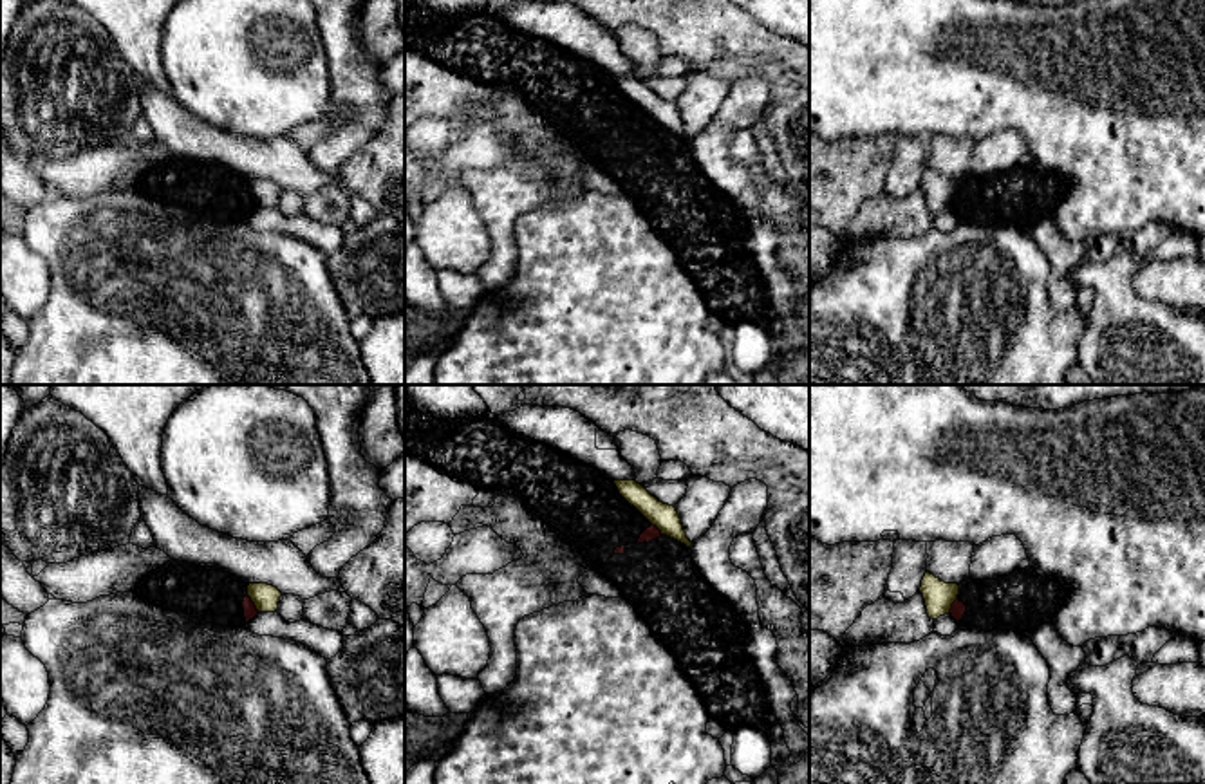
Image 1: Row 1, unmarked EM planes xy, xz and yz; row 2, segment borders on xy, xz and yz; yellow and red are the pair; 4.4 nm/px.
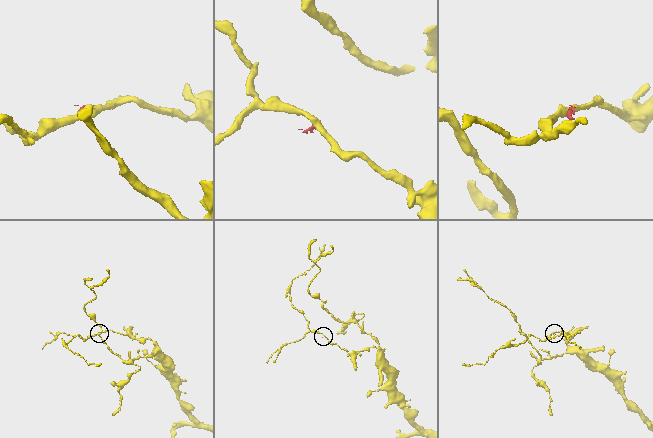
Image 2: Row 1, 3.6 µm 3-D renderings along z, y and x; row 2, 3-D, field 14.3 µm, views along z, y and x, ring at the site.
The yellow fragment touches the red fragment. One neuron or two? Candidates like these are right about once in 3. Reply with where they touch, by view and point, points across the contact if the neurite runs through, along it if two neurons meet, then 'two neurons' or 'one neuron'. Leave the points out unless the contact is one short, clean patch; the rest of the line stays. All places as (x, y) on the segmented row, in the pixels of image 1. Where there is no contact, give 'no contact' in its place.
meets yellow in xy at (253, 602); border along xy (246, 595), (259, 611); two neurons

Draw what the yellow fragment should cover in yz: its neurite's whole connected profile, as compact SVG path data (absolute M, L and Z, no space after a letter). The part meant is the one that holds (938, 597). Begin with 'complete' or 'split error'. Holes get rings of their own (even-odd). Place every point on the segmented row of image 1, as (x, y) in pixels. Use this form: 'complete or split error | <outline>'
complete | M927 571L920 593L923 594L929 618L938 620L950 612L952 603L957 600L959 585L945 583Z

